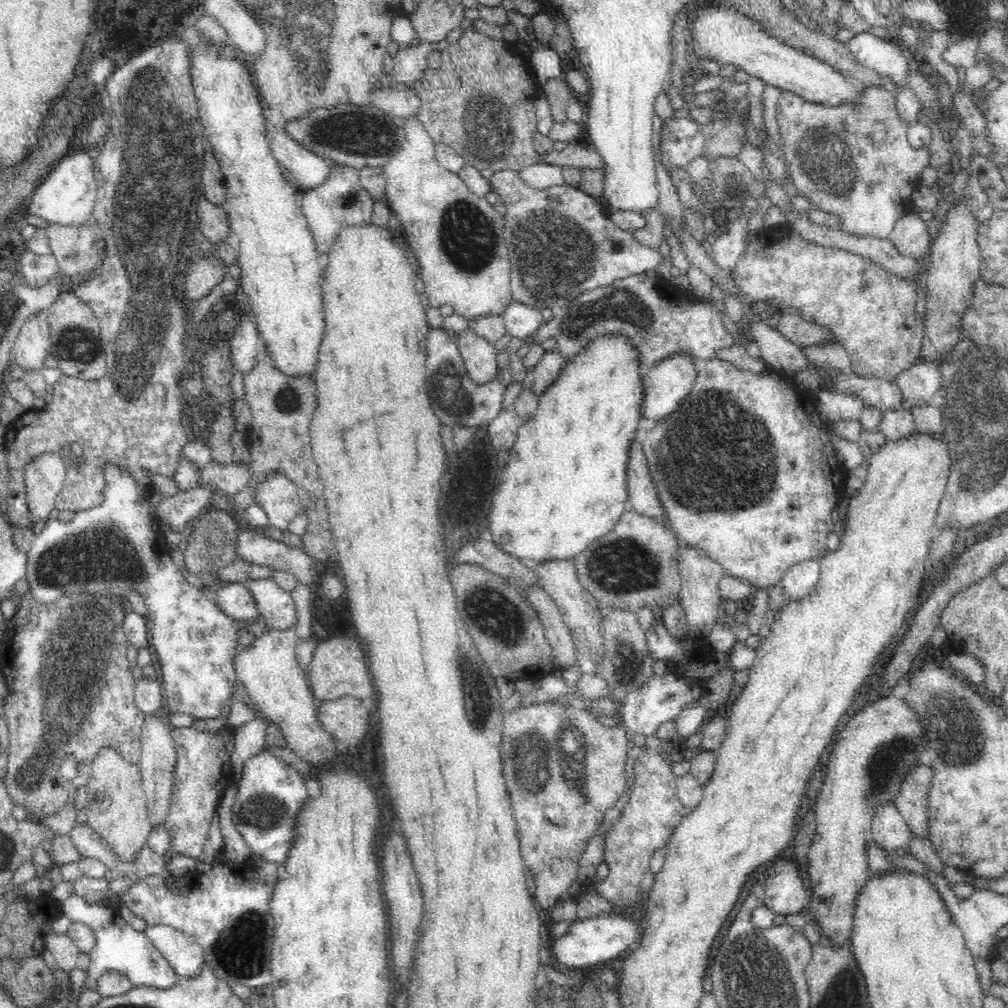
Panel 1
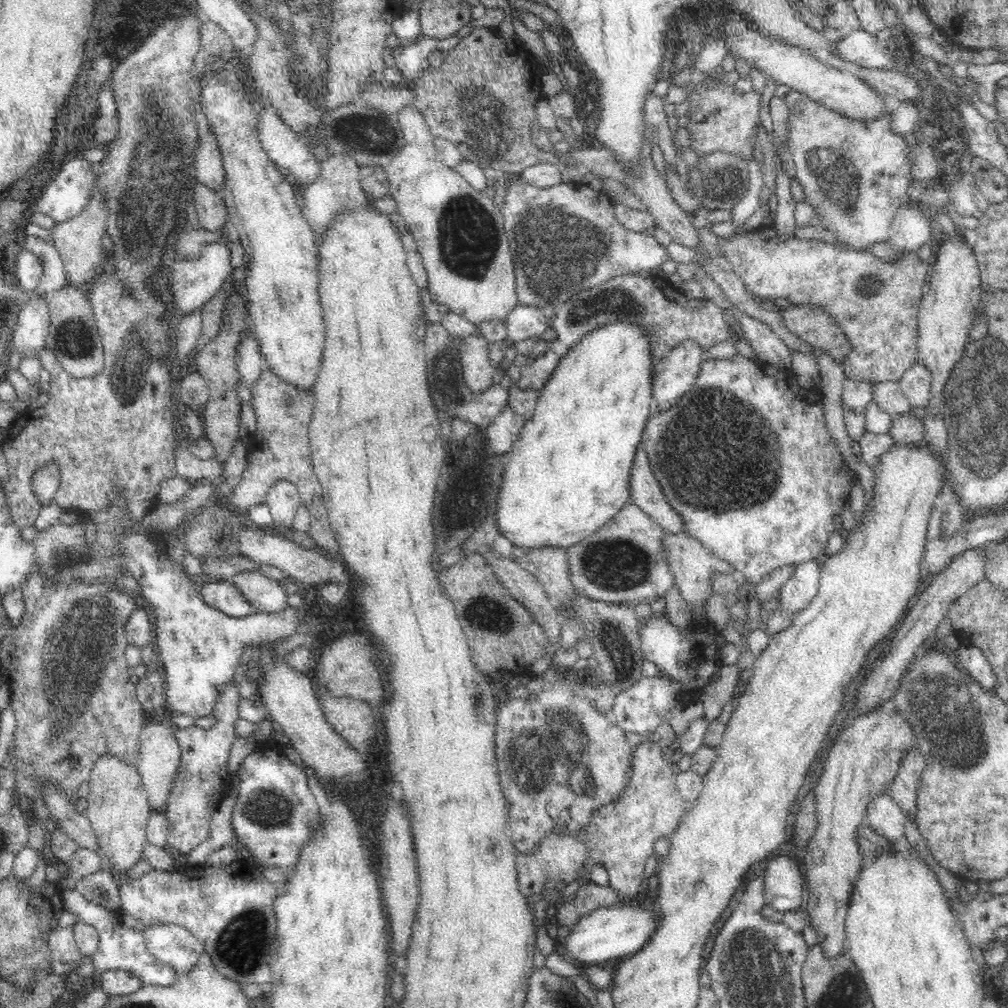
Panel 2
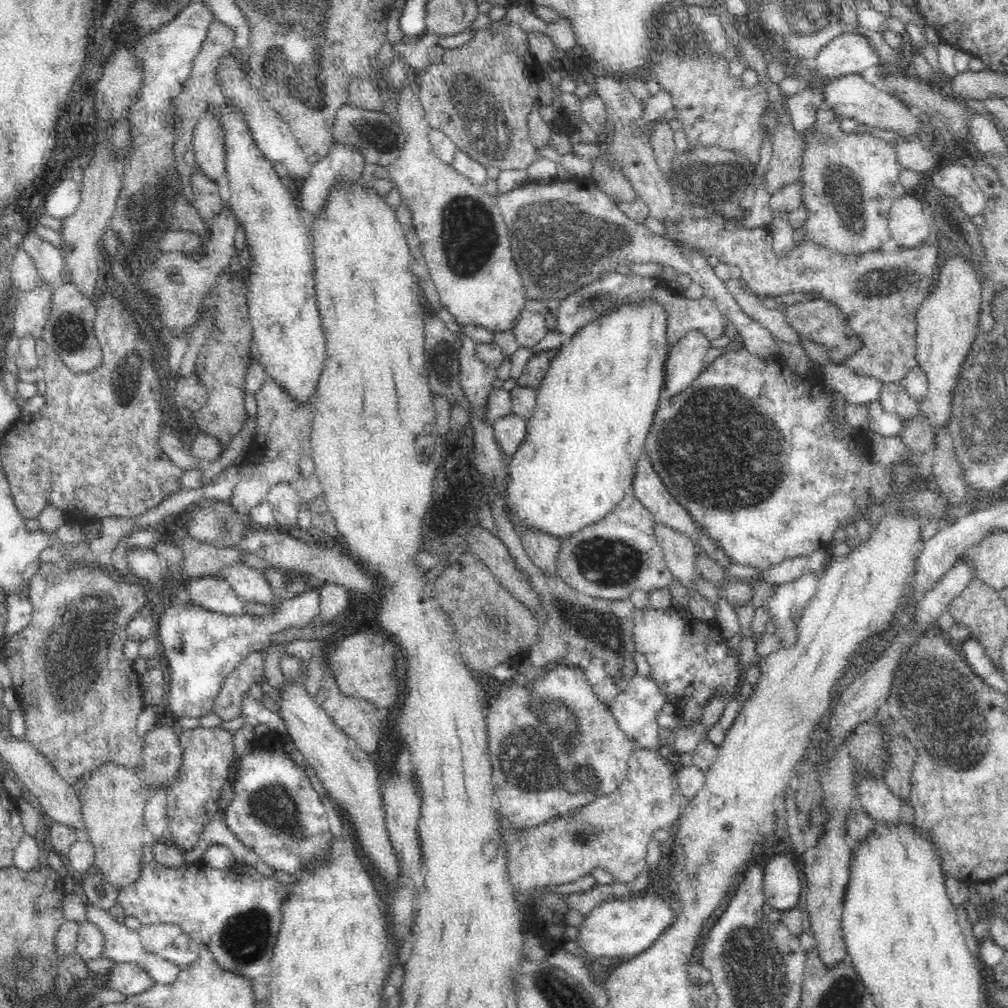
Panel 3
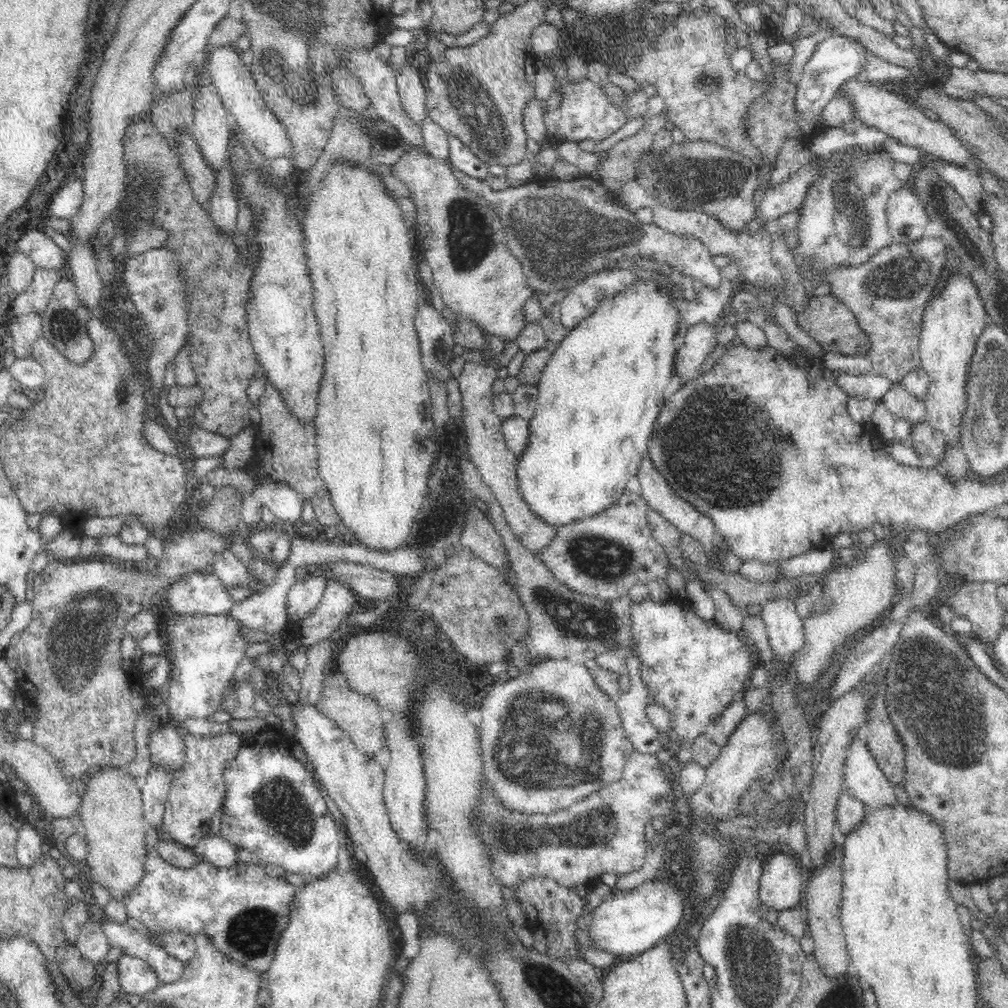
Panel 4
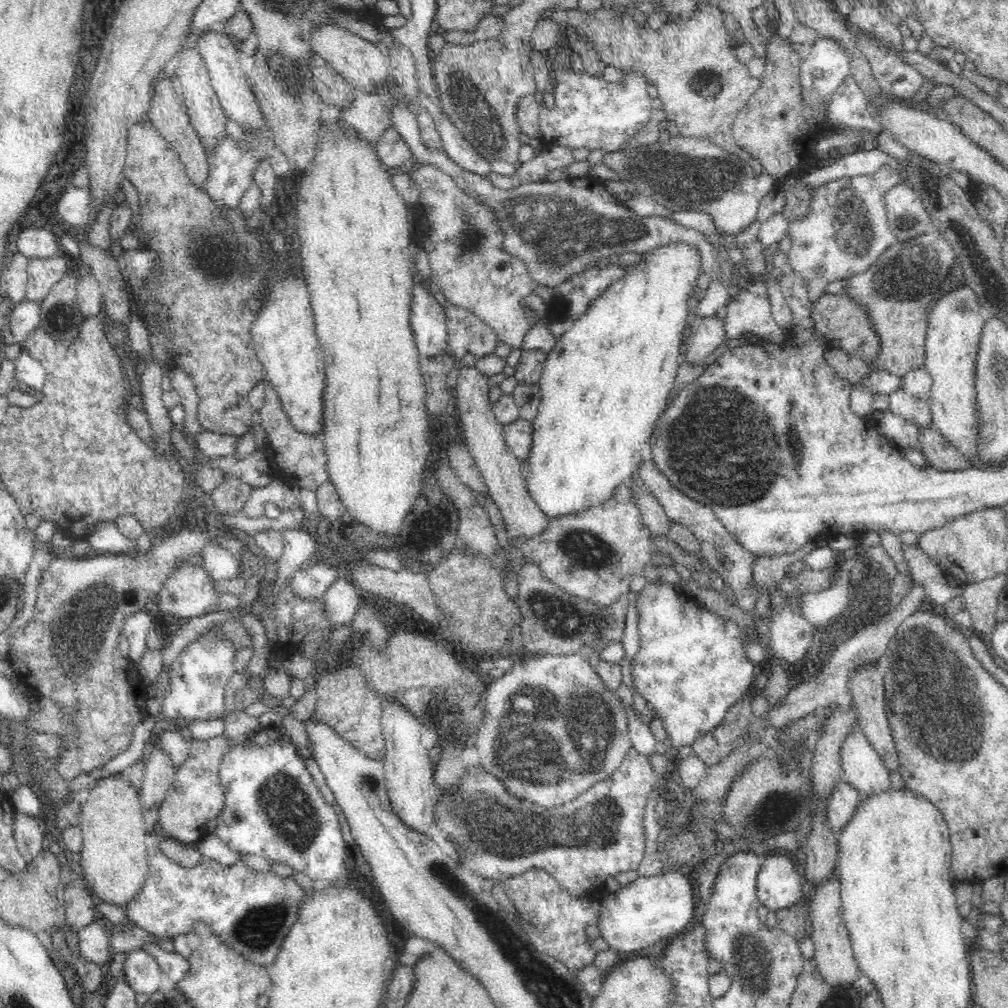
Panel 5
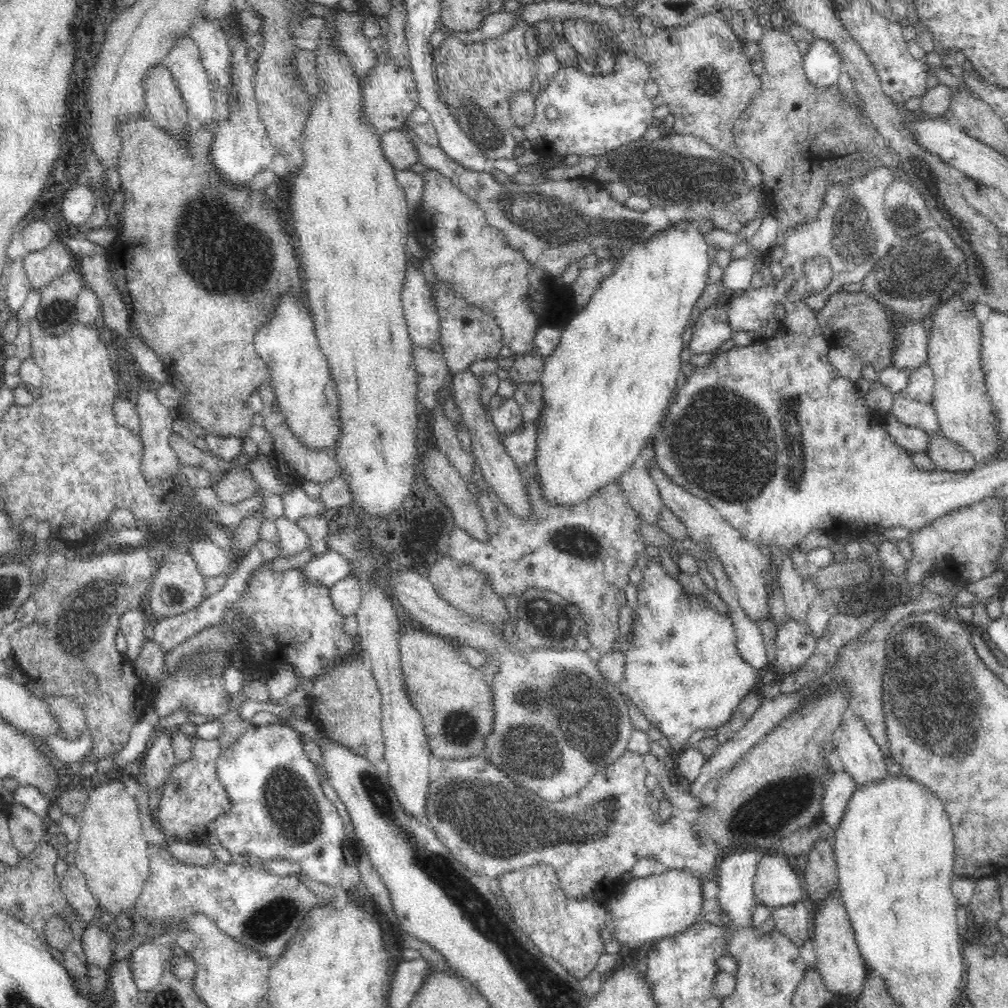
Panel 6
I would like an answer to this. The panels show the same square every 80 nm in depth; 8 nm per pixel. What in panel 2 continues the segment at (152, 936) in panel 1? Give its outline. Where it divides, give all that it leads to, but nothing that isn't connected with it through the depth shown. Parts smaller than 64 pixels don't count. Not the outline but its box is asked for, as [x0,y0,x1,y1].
[140,925,203,974]

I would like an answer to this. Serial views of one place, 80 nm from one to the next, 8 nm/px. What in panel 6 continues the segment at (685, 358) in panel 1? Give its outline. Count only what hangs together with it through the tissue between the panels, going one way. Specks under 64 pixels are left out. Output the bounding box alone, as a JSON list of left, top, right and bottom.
[686,302,730,354]

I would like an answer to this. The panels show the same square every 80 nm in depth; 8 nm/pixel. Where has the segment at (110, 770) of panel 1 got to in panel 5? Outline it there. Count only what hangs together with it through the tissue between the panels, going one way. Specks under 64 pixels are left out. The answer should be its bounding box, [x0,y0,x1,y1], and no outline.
[79,774,149,908]

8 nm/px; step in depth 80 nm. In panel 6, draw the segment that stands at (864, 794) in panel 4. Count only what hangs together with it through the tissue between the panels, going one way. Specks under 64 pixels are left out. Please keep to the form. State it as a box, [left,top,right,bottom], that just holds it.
[836,714,887,786]

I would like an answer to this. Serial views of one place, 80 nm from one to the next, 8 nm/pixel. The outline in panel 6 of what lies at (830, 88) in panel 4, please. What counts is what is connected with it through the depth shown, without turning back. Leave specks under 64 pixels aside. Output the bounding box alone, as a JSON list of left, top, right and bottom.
[803,39,844,88]

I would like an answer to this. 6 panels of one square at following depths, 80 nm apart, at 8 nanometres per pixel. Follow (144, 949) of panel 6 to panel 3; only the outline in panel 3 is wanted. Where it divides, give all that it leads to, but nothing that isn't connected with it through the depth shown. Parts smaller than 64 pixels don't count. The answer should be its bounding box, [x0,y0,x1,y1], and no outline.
[107,962,155,996]

